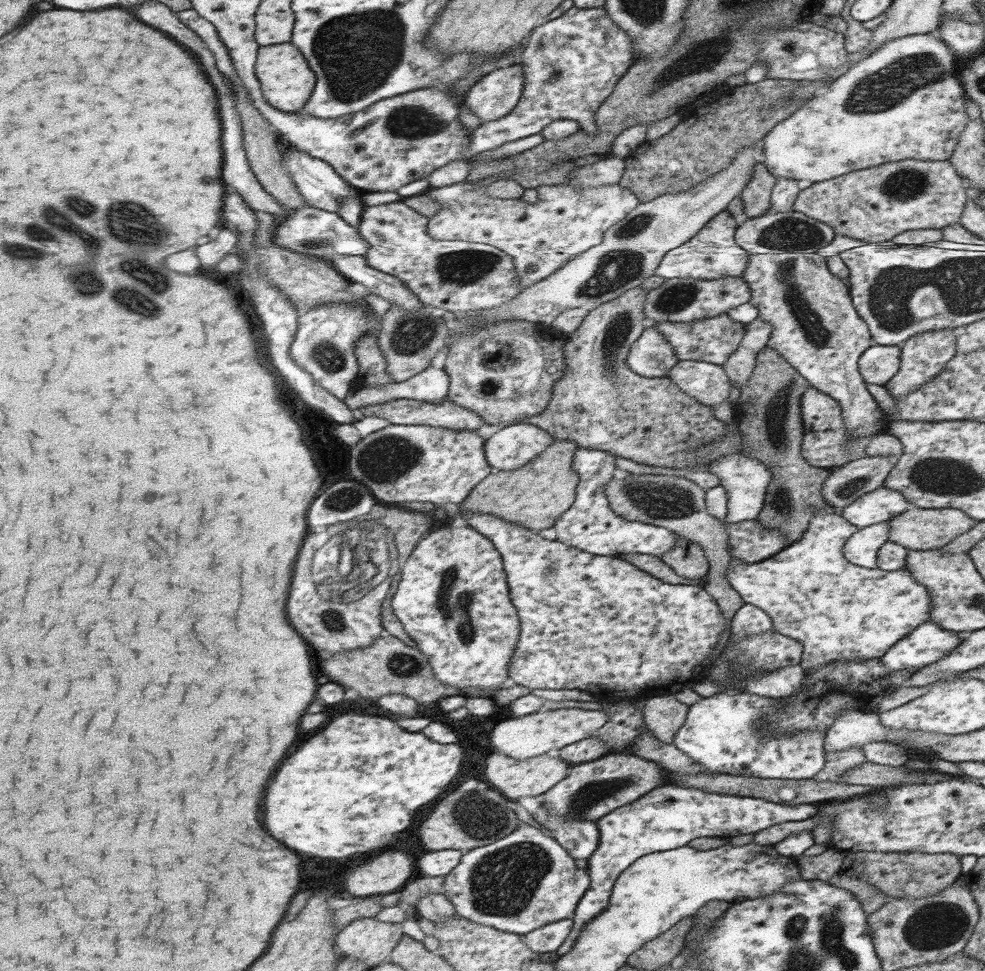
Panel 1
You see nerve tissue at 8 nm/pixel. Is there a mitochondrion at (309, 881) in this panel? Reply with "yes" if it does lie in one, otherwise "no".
no

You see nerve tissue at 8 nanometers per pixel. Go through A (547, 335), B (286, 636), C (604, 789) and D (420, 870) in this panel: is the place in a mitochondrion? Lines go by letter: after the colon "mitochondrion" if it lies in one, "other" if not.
A: other
B: other
C: mitochondrion
D: other

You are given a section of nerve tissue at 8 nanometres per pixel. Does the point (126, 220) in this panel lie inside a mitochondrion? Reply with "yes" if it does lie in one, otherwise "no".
yes

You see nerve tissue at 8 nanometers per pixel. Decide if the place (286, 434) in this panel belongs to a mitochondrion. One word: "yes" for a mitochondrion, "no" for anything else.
no

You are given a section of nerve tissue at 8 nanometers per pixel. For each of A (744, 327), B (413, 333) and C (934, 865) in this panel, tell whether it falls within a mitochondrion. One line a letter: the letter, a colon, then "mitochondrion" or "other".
A: other
B: mitochondrion
C: other

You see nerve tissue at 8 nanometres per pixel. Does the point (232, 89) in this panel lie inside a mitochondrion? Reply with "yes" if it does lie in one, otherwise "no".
no

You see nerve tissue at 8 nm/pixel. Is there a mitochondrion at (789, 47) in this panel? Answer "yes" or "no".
yes

